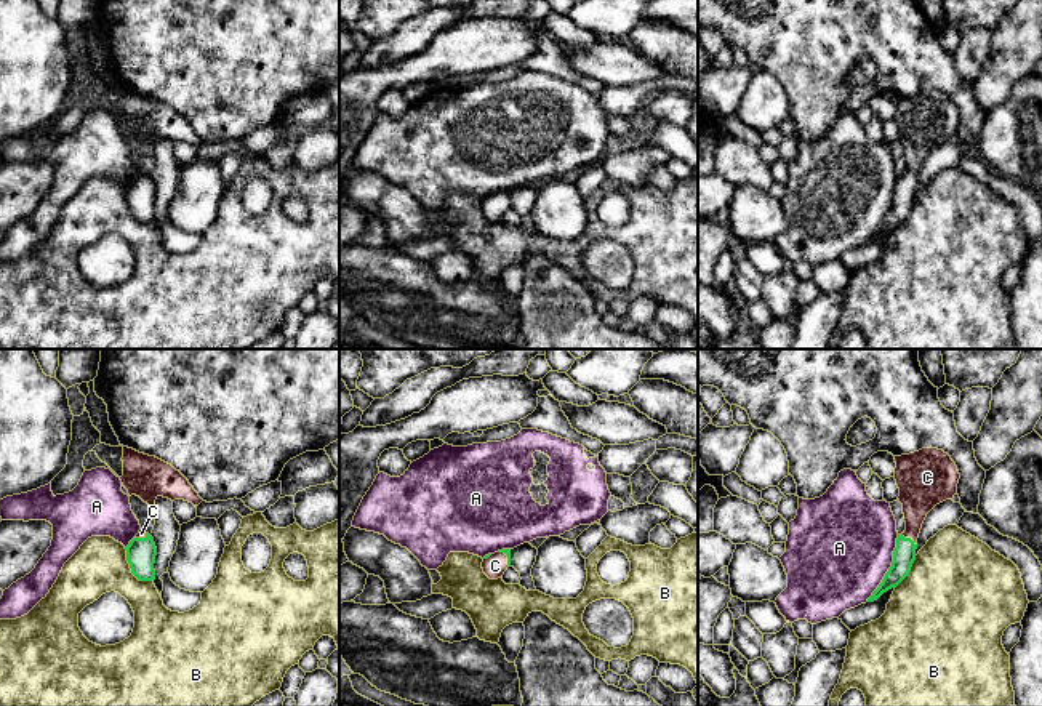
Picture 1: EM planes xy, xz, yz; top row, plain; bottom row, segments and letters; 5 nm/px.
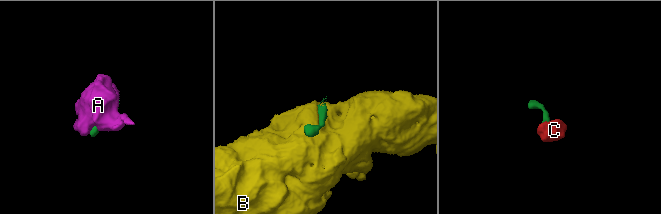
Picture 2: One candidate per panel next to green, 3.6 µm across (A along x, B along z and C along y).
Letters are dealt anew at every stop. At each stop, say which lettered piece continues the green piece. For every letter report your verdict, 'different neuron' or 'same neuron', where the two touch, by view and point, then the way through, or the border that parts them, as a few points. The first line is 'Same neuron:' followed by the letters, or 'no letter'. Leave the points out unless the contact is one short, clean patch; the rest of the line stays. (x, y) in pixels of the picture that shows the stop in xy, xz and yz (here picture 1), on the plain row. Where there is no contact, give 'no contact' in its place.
Same neuron: C
A: different neuron; meets green in yz at (889, 210)
B: different neuron; meets green in xy at (132, 212)
C: same neuron; meets green in yz at (909, 180); runs through yz (905, 194), (909, 180), (921, 132)

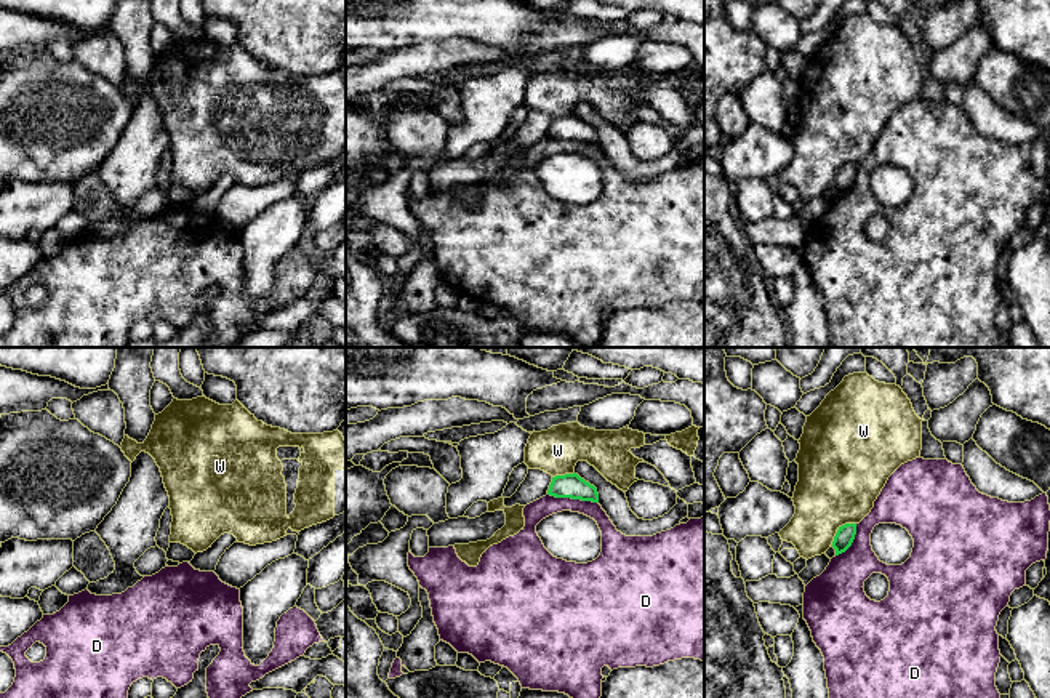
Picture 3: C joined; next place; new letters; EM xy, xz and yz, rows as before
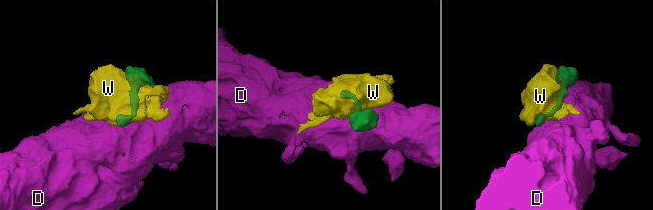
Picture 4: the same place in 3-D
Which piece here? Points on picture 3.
Same neuron: no letter
D: different neuron; meets green in xz at (573, 140)
W: different neuron; meets green in yz at (839, 170)

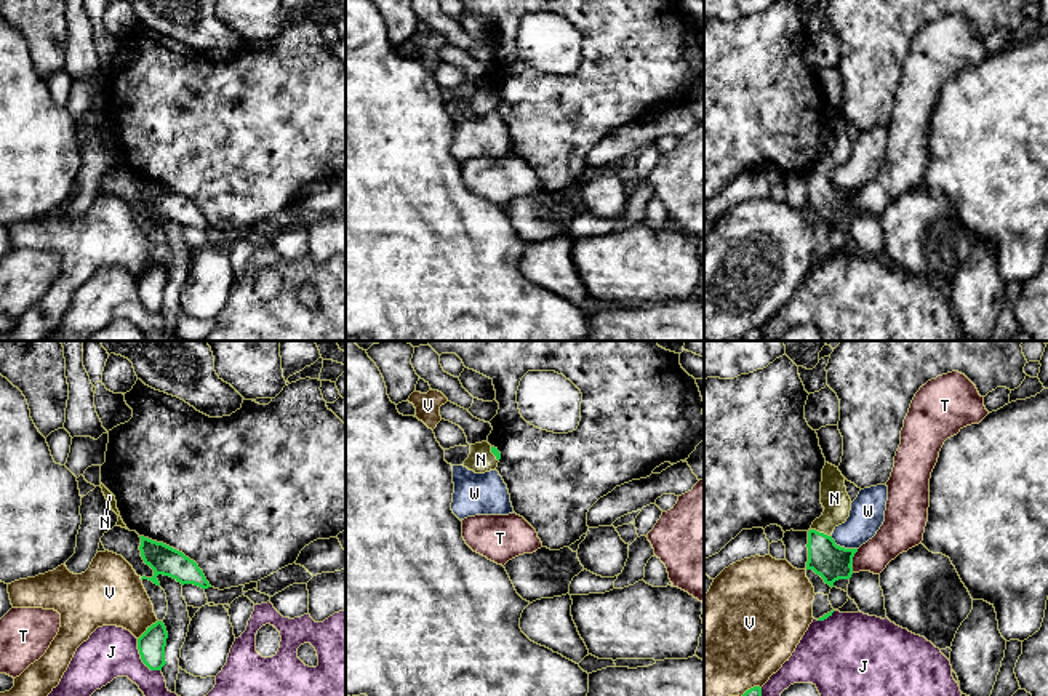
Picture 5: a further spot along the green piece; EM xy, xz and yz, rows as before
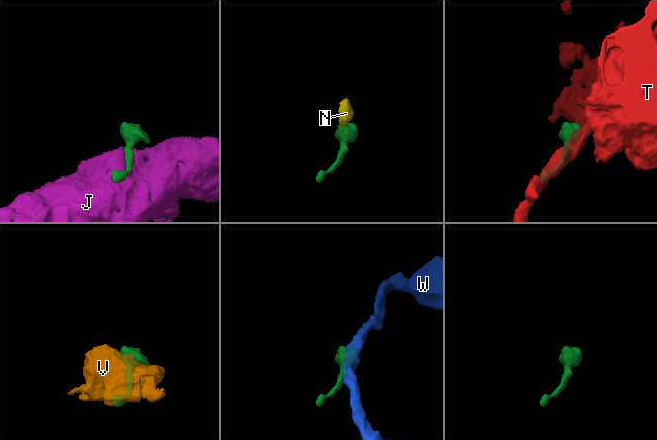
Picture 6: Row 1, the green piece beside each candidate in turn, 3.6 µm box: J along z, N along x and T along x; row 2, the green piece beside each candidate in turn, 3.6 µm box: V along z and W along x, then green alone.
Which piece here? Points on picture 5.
Same neuron: N
J: different neuron; meets green in xy at (141, 300)
N: same neuron; meets green in yz at (821, 175); runs through yz (831, 204), (823, 196), (821, 175), (834, 156), (834, 140)
T: different neuron; meets green in yz at (852, 202); border along yz (858, 191), (853, 199), (852, 213)
V: different neuron; meets green in xy at (148, 271)
W: different neuron; meets green in yz at (844, 189); border along yz (831, 178), (837, 186), (856, 191)

